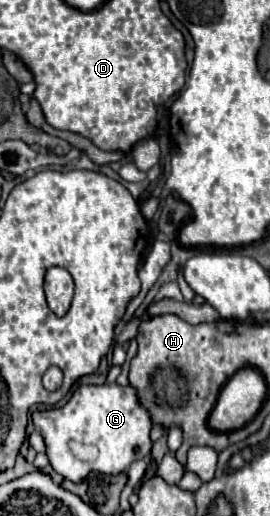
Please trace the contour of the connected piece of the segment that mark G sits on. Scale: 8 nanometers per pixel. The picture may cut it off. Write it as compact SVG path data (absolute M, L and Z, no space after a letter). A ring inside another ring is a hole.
M104 383L104 385L80 385L65 405L46 409L46 411L34 411L32 421L44 437L46 457L48 457L52 469L70 481L84 481L88 477L88 473L92 473L92 471L104 473L104 475L124 473L132 461L146 457L152 449L152 441L150 441L152 417L142 407L142 403L138 401L138 391L132 385L128 385L128 387L122 387L118 383L114 383L114 385L108 385L108 383ZM86 449L94 449L96 455L92 459L84 459L82 453Z

